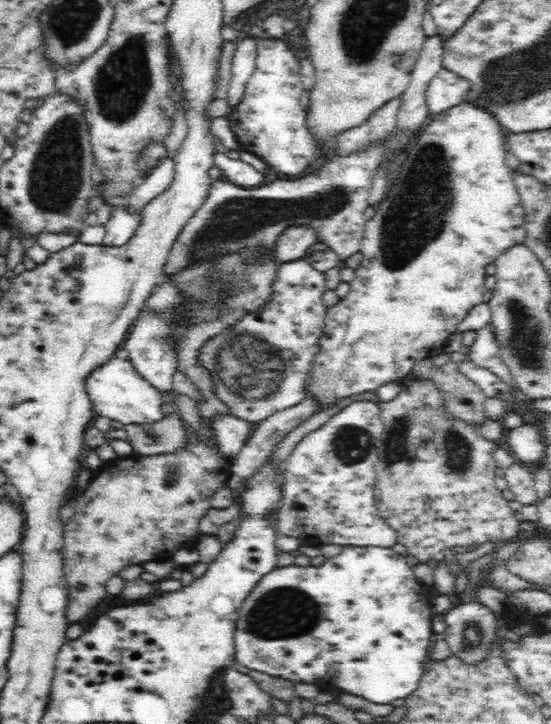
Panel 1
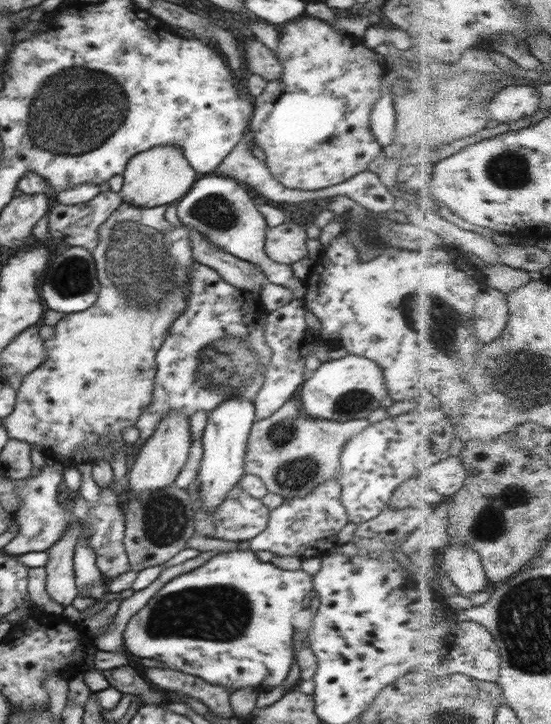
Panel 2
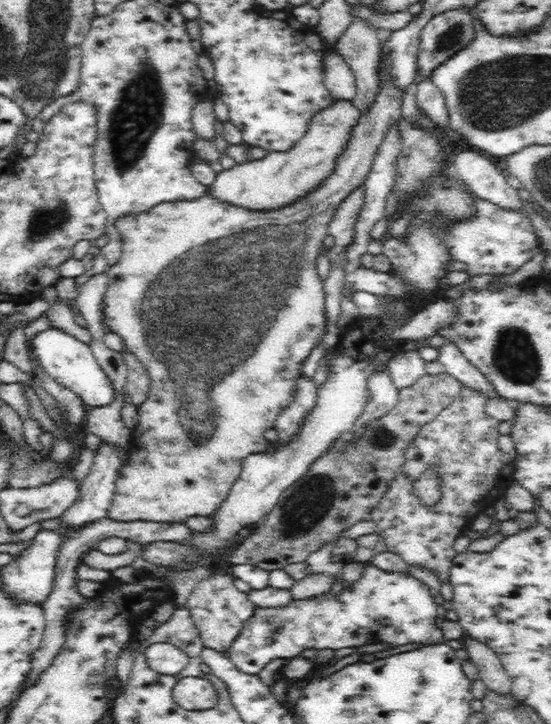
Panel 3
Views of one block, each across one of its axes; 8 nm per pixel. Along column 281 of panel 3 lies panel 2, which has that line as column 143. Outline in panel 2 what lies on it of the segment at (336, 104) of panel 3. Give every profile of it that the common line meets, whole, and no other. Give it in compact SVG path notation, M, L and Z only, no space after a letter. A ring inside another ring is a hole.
M172 146L155 147L132 156L122 174L123 186L119 194L128 204L138 207L169 205L190 191L200 178L189 160L182 155L181 148Z

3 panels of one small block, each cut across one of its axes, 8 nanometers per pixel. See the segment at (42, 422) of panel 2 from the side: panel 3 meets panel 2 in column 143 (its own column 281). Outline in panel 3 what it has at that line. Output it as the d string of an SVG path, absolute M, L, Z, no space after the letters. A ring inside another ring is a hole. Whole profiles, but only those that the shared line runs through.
M381 54L379 77L380 90L372 106L364 111L364 114L360 112L358 124L352 128L350 142L342 150L340 158L335 160L334 172L314 192L300 197L296 202L285 207L278 207L276 210L248 210L220 202L207 193L200 198L190 200L161 202L146 212L129 214L116 220L115 227L123 238L123 254L118 263L108 266L105 271L108 275L108 284L103 298L103 321L108 326L109 332L115 332L122 337L126 350L135 355L145 366L145 370L150 374L151 388L148 399L138 406L138 420L130 437L127 464L121 467L116 478L112 506L108 508L108 517L112 520L182 523L191 516L211 516L225 501L230 488L238 480L243 459L254 452L266 452L273 446L264 438L264 432L268 428L274 428L278 414L294 400L297 394L296 380L300 374L303 374L302 362L314 350L314 346L318 344L318 338L325 333L325 294L323 280L318 275L318 266L315 263L318 262L319 255L326 254L328 251L327 247L323 246L326 235L329 234L328 223L338 210L338 206L342 204L342 200L348 198L350 193L365 183L374 159L378 157L384 143L387 130L402 119L402 96L405 89L390 83L390 75L384 67L383 54Z

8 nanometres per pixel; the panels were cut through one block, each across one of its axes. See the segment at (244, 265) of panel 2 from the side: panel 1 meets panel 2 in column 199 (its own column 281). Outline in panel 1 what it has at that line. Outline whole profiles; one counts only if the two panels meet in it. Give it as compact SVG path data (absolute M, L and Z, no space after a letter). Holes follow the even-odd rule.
M308 225L289 226L278 235L277 239L274 256L276 264L304 259L311 247L319 245L316 231Z

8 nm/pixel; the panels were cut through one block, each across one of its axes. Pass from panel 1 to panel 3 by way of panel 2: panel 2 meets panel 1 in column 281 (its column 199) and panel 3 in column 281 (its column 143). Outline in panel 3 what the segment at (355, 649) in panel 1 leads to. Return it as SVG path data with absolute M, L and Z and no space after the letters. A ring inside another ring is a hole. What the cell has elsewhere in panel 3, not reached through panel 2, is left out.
M370 561L360 565L364 565L362 578L352 582L352 587L338 596L325 592L307 600L259 605L226 653L238 675L257 675L273 660L290 660L306 649L337 651L370 644L374 640L388 642L392 648L409 642L444 643L442 630L436 622L438 606L423 582L410 573L378 569Z

